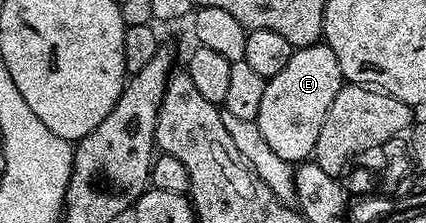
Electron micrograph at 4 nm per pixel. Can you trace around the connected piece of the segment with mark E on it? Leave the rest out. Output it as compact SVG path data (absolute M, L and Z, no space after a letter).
M319 41L311 47L300 47L294 50L292 57L288 57L288 65L266 81L264 97L260 101L260 113L256 120L260 133L264 133L264 141L272 148L272 153L284 157L292 165L297 165L309 160L316 149L316 141L320 141L320 125L324 125L324 117L328 117L328 109L332 101L336 101L336 93L344 85L340 73L340 61L336 61L336 53L326 46L325 42Z

